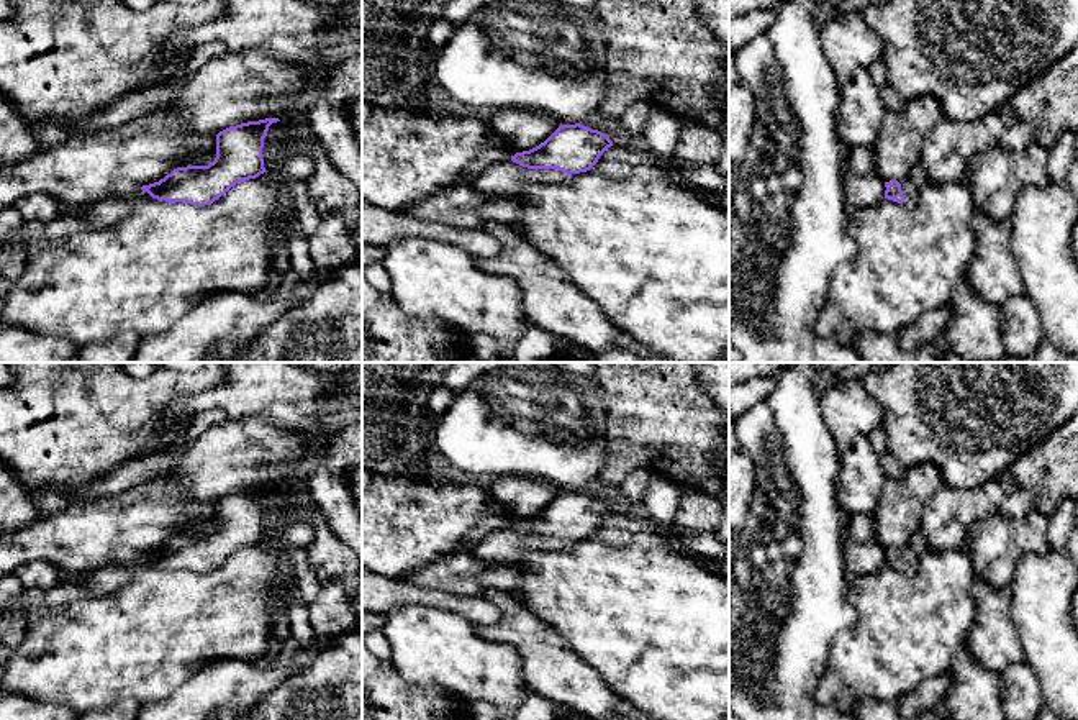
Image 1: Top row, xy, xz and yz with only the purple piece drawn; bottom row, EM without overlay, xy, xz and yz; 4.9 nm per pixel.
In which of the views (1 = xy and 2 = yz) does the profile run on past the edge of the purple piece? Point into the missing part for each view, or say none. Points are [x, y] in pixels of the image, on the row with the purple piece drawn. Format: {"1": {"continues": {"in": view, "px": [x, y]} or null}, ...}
{"1": {"continues": null}, "2": {"continues": {"in": "yz", "px": [911, 186]}}}

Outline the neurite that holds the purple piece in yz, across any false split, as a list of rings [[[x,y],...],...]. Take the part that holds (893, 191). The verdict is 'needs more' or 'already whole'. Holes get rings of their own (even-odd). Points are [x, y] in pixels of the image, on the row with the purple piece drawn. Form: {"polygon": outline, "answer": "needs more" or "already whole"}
{"polygon": [[[917,164],[911,174],[903,179],[901,182],[898,180],[890,180],[885,182],[885,198],[904,203],[906,207],[913,208],[917,202],[919,192],[922,187],[929,182],[924,169],[921,164]]], "answer": "needs more"}

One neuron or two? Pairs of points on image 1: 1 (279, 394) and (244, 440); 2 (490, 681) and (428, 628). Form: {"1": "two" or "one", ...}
{"1": "two", "2": "one"}

